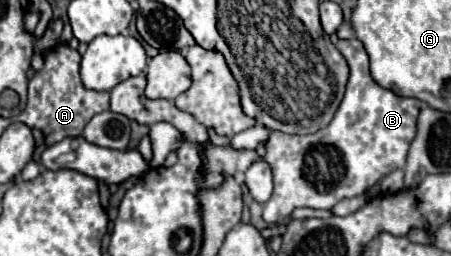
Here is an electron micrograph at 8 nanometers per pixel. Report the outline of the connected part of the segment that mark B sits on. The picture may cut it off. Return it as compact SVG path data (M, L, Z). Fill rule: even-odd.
M358 38L338 40L336 48L342 52L342 56L346 58L346 62L350 66L350 80L348 80L346 94L344 94L344 98L340 102L340 108L334 114L332 122L326 128L322 128L322 130L318 130L314 134L306 134L306 136L284 134L284 132L274 132L272 130L270 138L266 142L264 162L270 166L272 176L274 176L274 194L264 204L262 218L270 226L286 220L294 208L308 206L308 208L330 210L332 206L336 206L344 198L364 194L382 176L390 174L396 168L404 168L404 164L406 164L406 154L408 154L410 142L416 136L418 112L424 106L424 102L420 102L418 98L396 96L394 92L378 86L374 82L374 78L370 76L368 54L366 54L366 50L364 50L364 46L362 46L362 42Z

